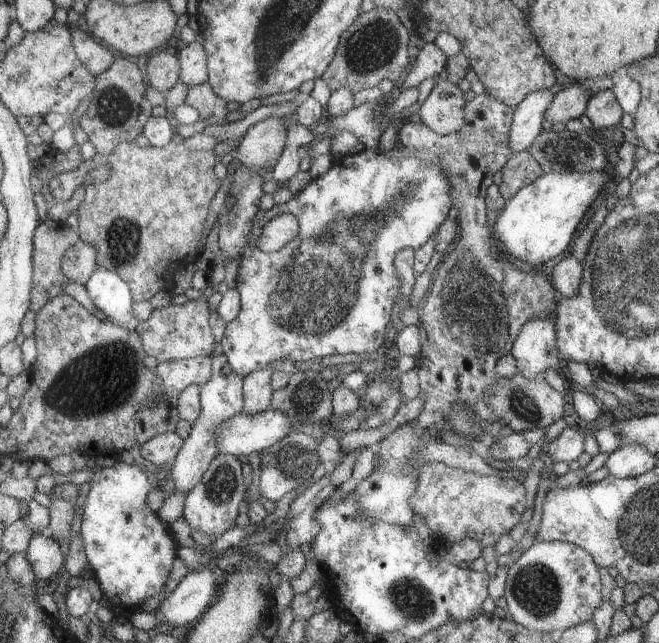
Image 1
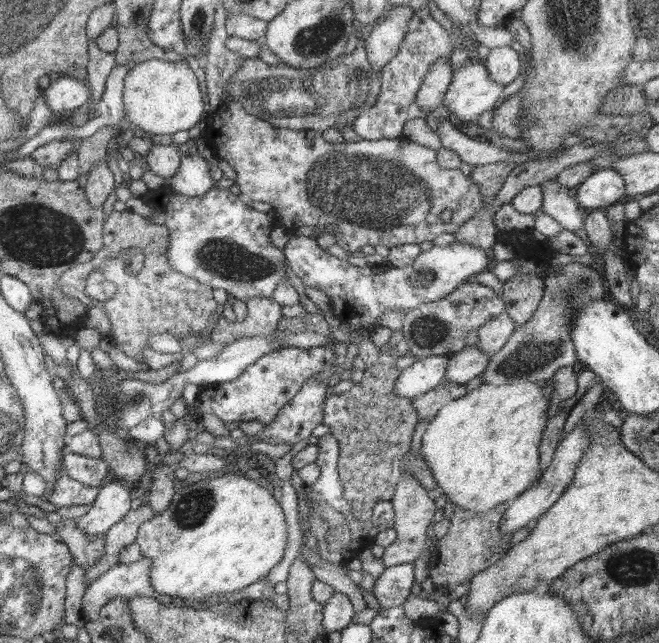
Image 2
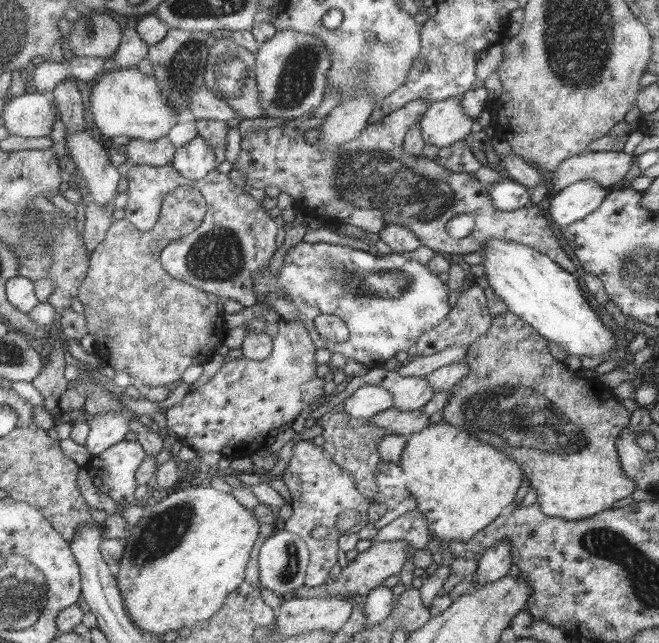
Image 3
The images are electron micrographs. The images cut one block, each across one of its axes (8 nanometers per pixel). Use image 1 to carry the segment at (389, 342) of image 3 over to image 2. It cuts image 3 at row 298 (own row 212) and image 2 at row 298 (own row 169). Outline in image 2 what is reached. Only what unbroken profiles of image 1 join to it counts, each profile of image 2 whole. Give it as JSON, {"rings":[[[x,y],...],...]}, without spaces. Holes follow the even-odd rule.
{"rings":[[[290,234],[287,245],[284,248],[286,260],[290,262],[290,268],[294,274],[302,281],[305,287],[314,287],[326,293],[330,299],[330,308],[333,314],[341,321],[350,324],[350,328],[354,331],[365,328],[373,331],[376,327],[380,327],[384,313],[388,309],[397,309],[403,314],[409,313],[411,310],[417,309],[418,306],[427,302],[436,302],[448,297],[450,293],[454,293],[457,287],[468,280],[470,276],[474,276],[474,272],[478,270],[486,270],[488,268],[488,254],[484,249],[472,246],[469,243],[454,241],[454,243],[446,246],[434,245],[428,251],[421,252],[411,266],[405,268],[395,268],[390,264],[368,265],[366,268],[352,266],[346,259],[334,257],[332,254],[324,250],[318,243],[317,237],[297,236]]]}

